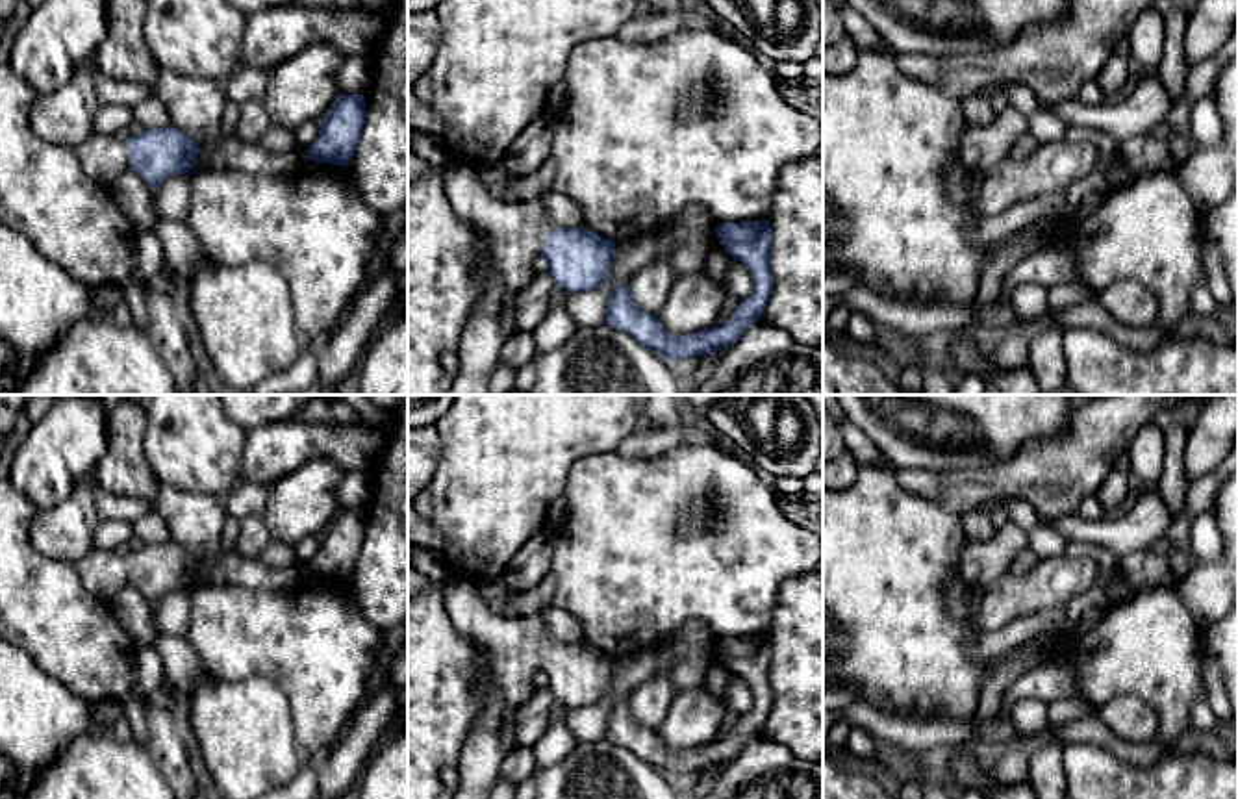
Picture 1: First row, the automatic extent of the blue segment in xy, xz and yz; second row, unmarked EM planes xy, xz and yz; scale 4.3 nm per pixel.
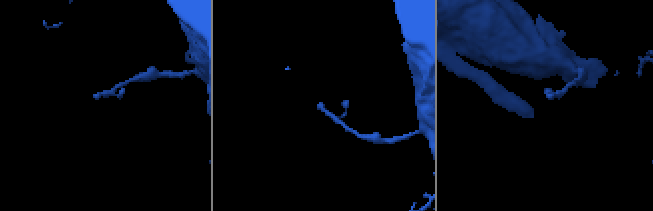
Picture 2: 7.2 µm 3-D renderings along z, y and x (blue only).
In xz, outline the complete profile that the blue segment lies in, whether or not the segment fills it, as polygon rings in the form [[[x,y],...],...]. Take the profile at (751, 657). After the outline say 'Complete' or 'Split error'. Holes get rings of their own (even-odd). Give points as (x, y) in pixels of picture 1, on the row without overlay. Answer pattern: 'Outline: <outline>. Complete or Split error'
Outline: [[[749,636],[721,638],[715,641],[715,649],[730,673],[741,677],[752,693],[751,712],[739,717],[726,738],[689,751],[673,751],[663,743],[658,730],[641,727],[632,716],[628,701],[623,701],[613,703],[610,708],[606,740],[632,751],[667,777],[715,769],[734,760],[752,738],[762,734],[762,727],[773,708],[769,684],[773,645],[769,636]]]. Complete

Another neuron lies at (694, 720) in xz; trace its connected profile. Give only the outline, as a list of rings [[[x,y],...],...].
[[[706,686],[686,690],[675,695],[658,734],[673,751],[697,749],[717,740],[725,712],[725,699]]]

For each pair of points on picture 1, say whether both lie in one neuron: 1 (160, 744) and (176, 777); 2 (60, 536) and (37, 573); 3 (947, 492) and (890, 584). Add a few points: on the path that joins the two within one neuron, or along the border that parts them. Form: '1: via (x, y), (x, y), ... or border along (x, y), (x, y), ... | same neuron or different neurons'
1: via (167, 751), (176, 770) | same neuron
2: border along (32, 516), (30, 542), (41, 553), (75, 566) | different neurons
3: border along (944, 507), (949, 512) | different neurons

